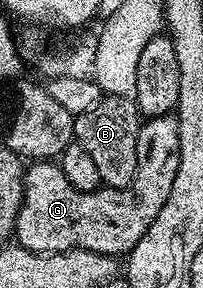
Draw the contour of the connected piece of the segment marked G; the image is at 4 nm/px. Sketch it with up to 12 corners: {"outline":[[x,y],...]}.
{"outline":[[173,114],[142,121],[137,175],[79,192],[25,171],[16,245],[128,255],[177,169]]}

